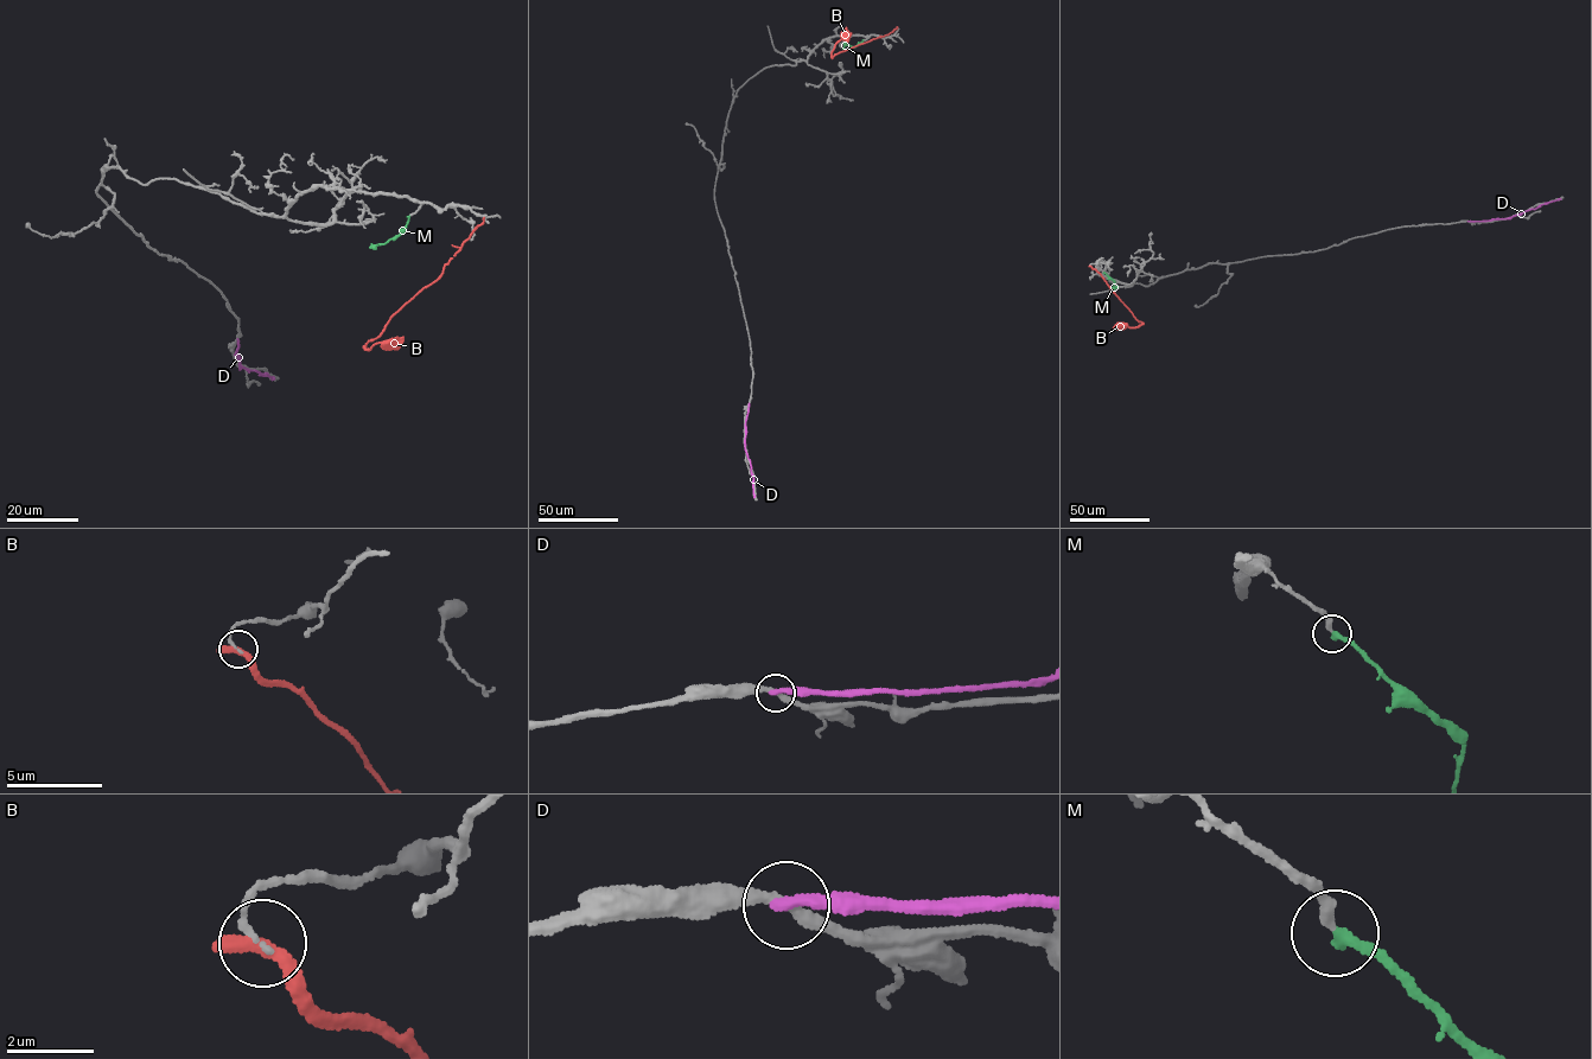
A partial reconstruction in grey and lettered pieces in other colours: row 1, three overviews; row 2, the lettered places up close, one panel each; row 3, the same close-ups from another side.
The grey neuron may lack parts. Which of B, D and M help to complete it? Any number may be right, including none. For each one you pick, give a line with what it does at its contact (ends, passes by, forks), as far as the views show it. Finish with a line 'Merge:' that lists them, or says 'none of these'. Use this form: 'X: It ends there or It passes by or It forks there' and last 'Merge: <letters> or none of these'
M: It ends there
Merge: M

